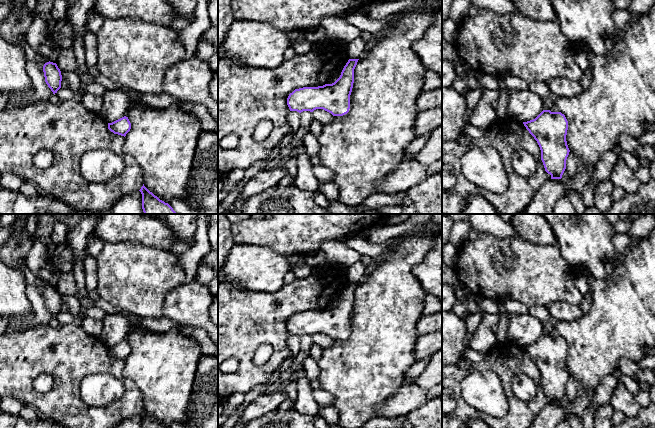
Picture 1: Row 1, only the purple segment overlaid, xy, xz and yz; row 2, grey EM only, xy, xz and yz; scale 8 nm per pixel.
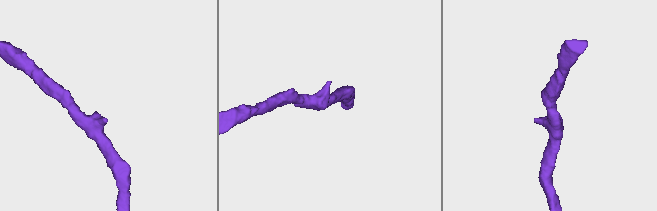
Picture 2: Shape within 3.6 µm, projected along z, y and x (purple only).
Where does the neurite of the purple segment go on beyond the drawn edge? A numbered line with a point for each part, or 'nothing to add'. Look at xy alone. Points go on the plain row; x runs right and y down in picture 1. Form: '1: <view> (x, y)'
nothing to add

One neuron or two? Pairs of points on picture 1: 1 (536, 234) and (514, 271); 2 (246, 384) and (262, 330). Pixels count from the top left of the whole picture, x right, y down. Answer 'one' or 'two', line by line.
1: two
2: one

